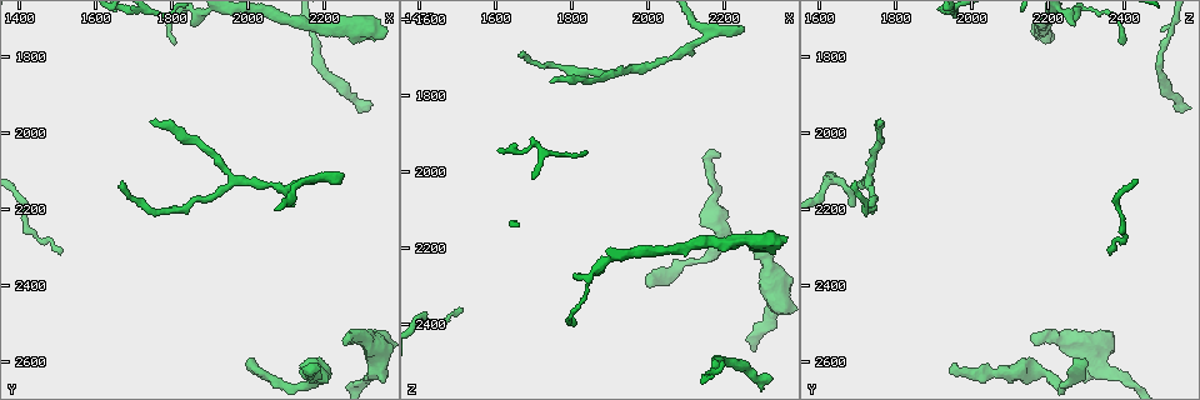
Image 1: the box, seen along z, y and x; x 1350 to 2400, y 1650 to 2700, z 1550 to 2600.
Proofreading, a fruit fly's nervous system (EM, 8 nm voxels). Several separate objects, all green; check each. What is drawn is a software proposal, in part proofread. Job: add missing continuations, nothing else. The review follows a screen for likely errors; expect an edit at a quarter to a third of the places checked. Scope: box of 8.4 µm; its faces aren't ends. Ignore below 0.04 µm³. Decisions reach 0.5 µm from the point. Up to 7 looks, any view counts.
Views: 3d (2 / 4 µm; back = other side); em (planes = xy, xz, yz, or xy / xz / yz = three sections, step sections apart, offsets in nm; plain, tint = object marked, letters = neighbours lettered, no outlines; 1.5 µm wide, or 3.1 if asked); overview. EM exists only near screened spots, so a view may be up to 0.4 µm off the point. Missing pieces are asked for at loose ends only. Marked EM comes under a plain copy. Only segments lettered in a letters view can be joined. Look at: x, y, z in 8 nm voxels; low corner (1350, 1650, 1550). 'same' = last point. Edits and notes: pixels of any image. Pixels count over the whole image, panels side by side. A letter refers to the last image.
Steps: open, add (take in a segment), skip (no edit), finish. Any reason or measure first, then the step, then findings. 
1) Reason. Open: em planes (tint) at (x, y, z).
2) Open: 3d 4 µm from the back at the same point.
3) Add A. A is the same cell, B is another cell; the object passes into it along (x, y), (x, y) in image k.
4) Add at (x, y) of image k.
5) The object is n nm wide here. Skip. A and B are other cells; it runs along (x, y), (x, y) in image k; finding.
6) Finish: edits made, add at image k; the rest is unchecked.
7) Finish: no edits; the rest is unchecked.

An open end. Open: em xz step 4 (tint) at (2180, 2610, 1965).

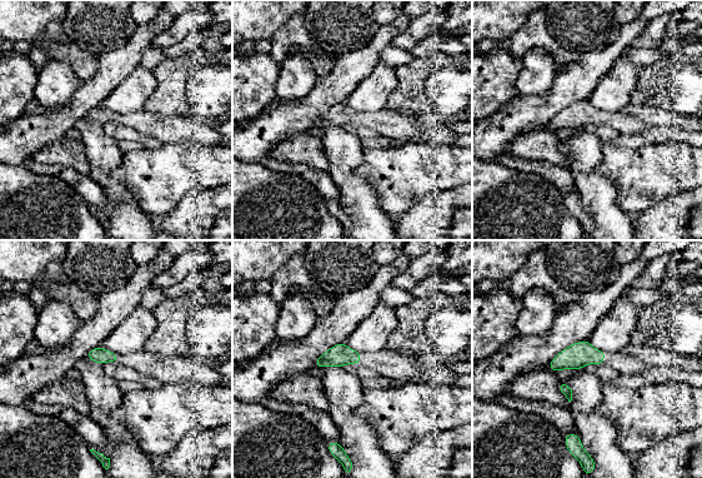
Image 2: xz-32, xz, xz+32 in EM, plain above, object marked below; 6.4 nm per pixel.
Cut it another way. Open: em planes (letters) at the same point.

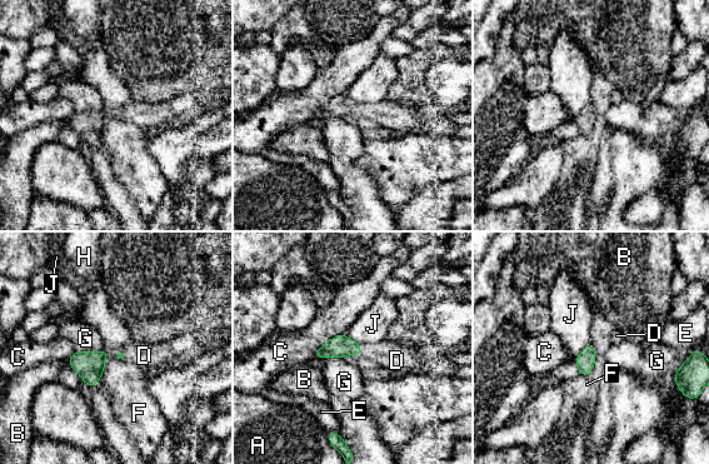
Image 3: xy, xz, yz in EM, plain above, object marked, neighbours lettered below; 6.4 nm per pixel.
The object is 120 nm wide here. Add D. D is the same cell, A, B, C, E, F, G, H and J are other cells; the object passes into it along (339, 347), (360, 350), (397, 360) in image 3; the cell continues.

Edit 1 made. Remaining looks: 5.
An open end. Open: 3d 4 µm from the back at (2255, 2550, 2170).

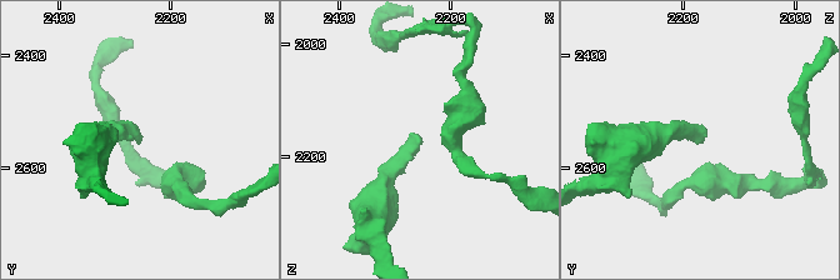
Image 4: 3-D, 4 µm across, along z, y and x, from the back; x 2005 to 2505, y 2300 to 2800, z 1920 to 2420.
Open: em xz step 8 (letters) at (2255, 2545, 2165).

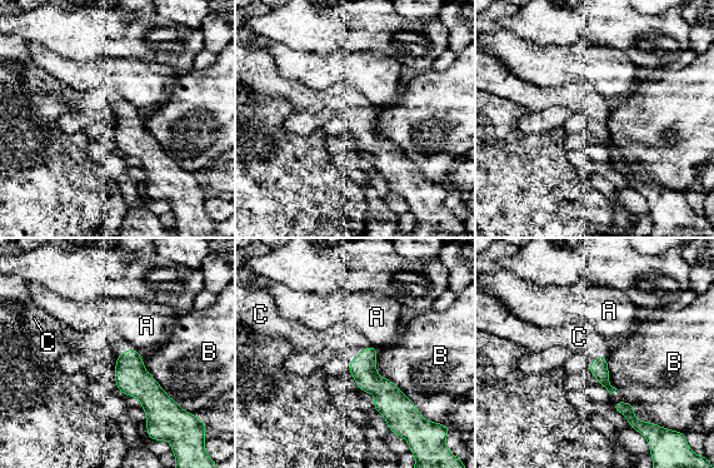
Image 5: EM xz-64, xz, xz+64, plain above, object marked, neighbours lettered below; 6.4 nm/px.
Another direction. Open: em planes (letters) at the same point.

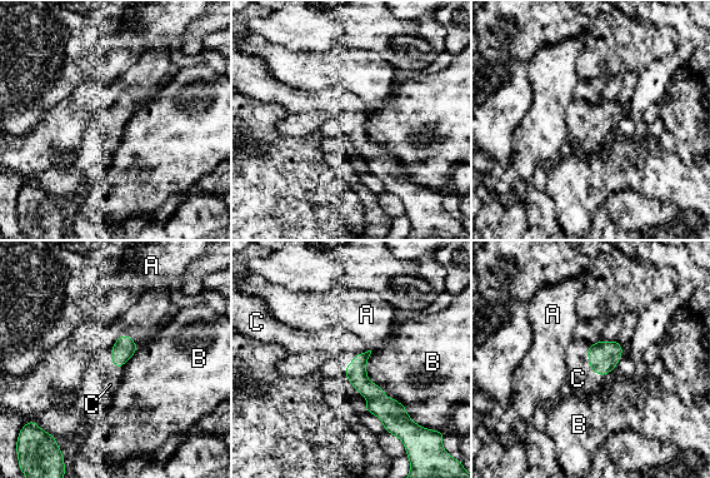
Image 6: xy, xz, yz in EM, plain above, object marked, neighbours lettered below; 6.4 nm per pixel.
The object is 140 nm wide here. Add C. C is the same cell, A and B are other cells; the object passes into it along (355, 372), (361, 353), (334, 339) in image 6; the cell continues.

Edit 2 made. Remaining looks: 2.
Open: overview.

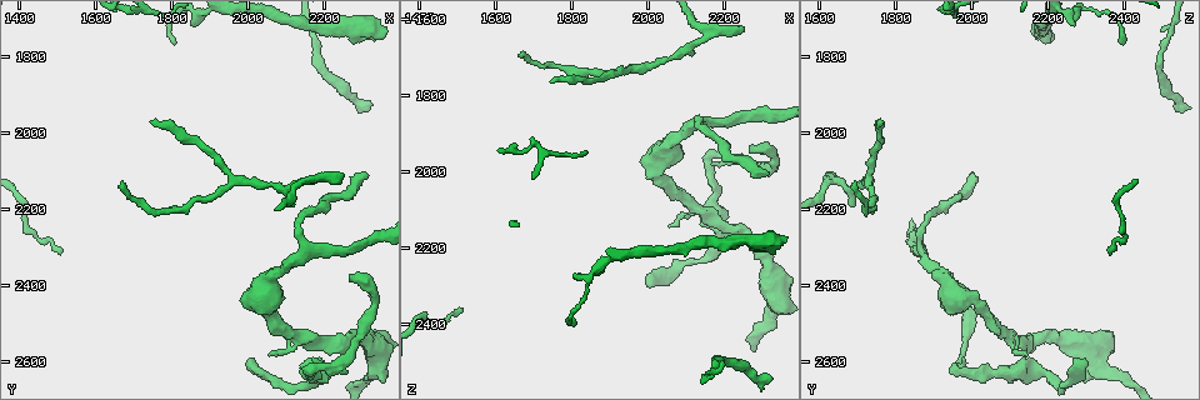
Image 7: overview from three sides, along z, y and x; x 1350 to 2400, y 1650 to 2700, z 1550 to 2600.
Long arm stops here. Open: em 3.1 µm planes (letters) at (1665, 2135, 1700).

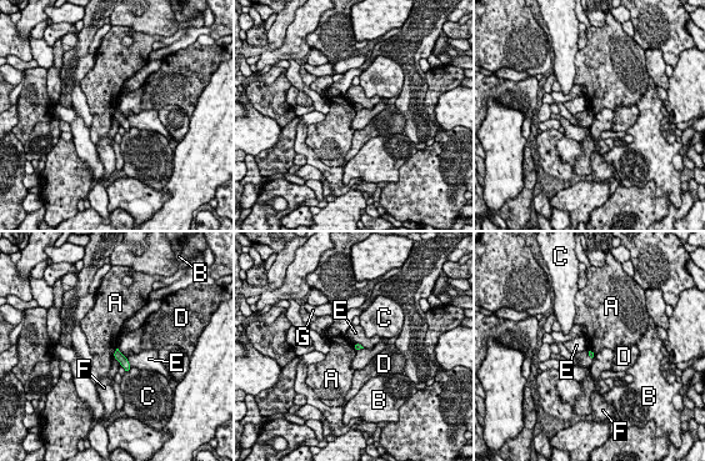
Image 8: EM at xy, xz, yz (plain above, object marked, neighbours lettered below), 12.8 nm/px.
Skip. A, B, C, D, E, F and G are other cells; a border runs along (116, 347), (113, 356) in image 8; none of them fits.

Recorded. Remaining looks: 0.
Finish: edits made, add at image 3, add at image 6; the rest is unchecked.

